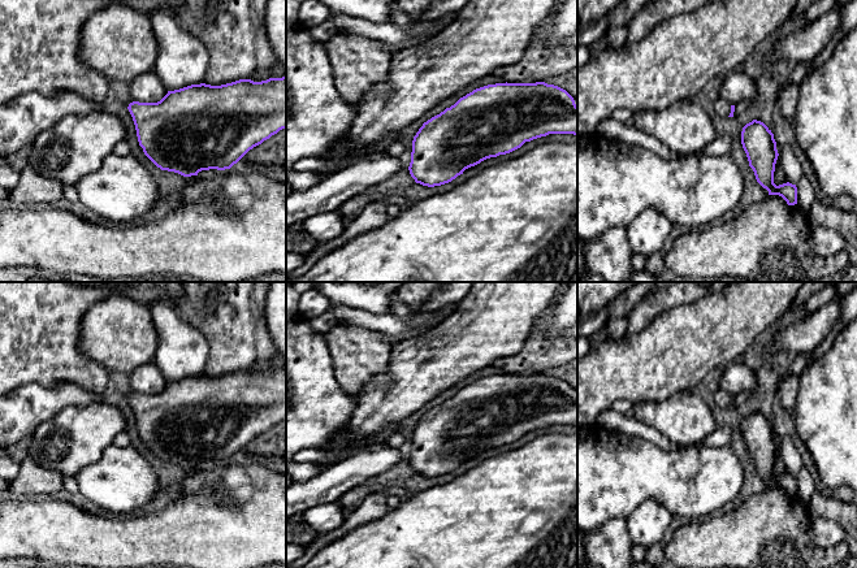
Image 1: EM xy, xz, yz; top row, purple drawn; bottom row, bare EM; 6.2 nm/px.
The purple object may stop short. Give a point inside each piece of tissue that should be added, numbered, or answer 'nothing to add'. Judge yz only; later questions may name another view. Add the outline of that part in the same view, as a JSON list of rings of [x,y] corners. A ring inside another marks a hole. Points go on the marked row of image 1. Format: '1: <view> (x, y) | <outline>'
1: yz (723, 108) | [[[718,97],[714,103],[714,109],[720,117],[728,117],[731,113],[731,104],[722,97]]]

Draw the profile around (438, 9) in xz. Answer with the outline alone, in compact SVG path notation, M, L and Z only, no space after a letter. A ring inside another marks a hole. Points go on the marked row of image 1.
M434 0L423 13L421 21L438 21L462 10L469 0Z

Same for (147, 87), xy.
M153 71L137 77L130 84L130 92L134 101L157 103L168 90Z

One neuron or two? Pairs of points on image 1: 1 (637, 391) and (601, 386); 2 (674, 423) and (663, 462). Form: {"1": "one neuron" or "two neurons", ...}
{"1": "one neuron", "2": "two neurons"}

